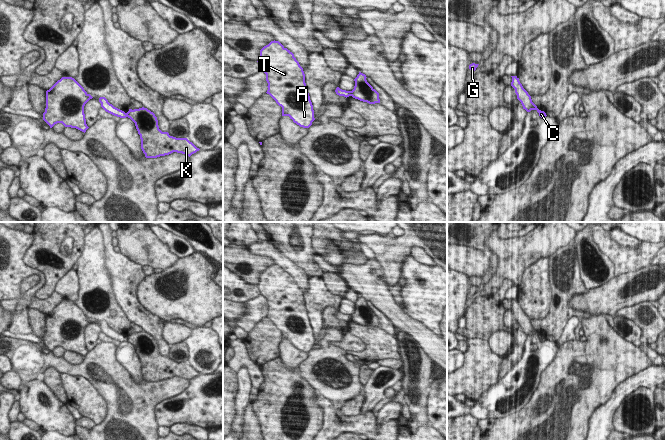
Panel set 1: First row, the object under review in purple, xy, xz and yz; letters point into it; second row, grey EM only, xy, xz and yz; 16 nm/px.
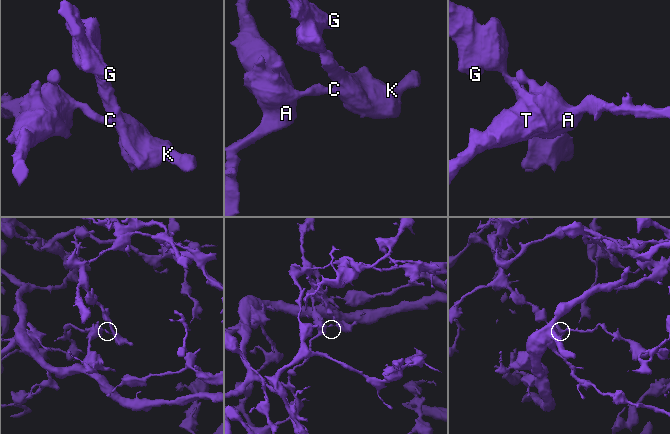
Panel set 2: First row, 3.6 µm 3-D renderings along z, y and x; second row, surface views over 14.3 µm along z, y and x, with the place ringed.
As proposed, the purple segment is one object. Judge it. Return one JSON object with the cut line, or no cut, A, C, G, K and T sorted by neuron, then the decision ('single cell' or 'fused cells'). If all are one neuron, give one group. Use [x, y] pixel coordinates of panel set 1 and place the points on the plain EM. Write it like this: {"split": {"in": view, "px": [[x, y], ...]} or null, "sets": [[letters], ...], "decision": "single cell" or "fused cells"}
{"split": {"in": "xz", "px": [[350, 315], [351, 319]]}, "sets": [["A", "T"], ["C", "G", "K"]], "decision": "fused cells"}

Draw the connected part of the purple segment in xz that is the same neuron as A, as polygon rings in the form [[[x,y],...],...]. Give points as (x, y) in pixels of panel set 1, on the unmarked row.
[[[274,264],[260,274],[257,286],[266,298],[266,317],[282,331],[282,340],[289,340],[300,351],[309,352],[315,344],[313,329],[303,292],[294,278]]]

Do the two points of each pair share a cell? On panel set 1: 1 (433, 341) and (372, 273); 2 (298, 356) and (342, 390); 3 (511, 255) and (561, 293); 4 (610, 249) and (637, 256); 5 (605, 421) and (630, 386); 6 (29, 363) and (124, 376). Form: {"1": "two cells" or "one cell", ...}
{"1": "one cell", "2": "two cells", "3": "two cells", "4": "one cell", "5": "one cell", "6": "one cell"}

